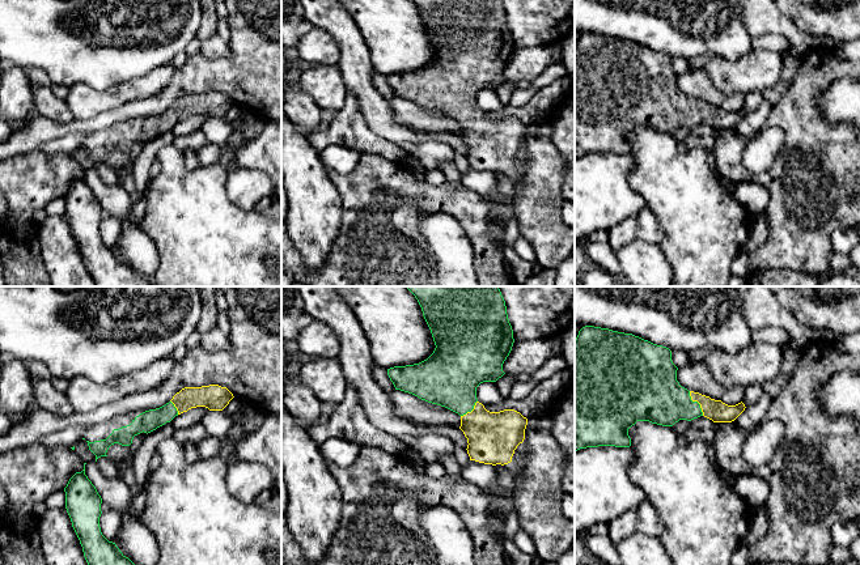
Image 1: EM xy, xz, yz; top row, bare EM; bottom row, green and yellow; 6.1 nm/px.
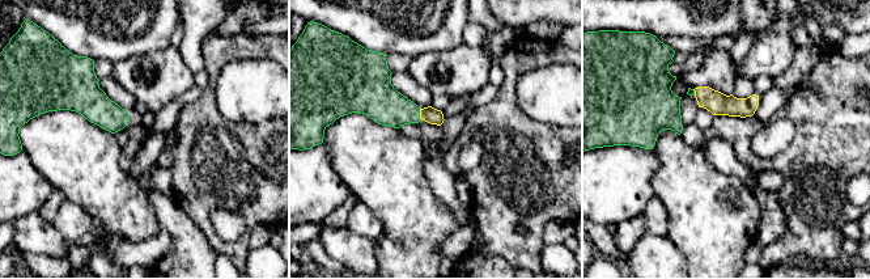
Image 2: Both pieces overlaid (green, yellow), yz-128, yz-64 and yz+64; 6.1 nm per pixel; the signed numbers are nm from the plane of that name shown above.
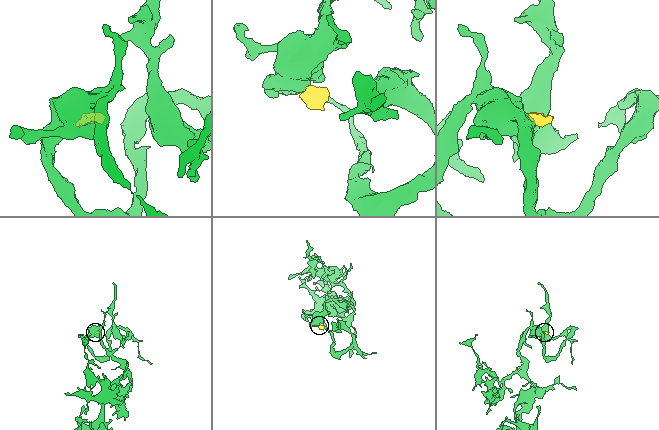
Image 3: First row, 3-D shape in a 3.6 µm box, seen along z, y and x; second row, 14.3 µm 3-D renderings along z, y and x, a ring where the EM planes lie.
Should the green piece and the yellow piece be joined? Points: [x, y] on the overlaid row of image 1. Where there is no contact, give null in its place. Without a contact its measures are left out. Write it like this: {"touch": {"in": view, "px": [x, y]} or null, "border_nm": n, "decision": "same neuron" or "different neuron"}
{"touch": {"in": "yz", "px": [697, 402]}, "border_nm": 180, "decision": "same neuron"}

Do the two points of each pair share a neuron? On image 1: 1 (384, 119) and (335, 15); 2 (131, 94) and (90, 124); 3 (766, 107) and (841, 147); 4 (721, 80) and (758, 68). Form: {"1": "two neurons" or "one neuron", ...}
{"1": "one neuron", "2": "two neurons", "3": "two neurons", "4": "one neuron"}

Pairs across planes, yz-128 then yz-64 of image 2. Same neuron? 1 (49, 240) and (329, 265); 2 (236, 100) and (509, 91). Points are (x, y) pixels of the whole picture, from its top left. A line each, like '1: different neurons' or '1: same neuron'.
1: different neurons
2: different neurons

